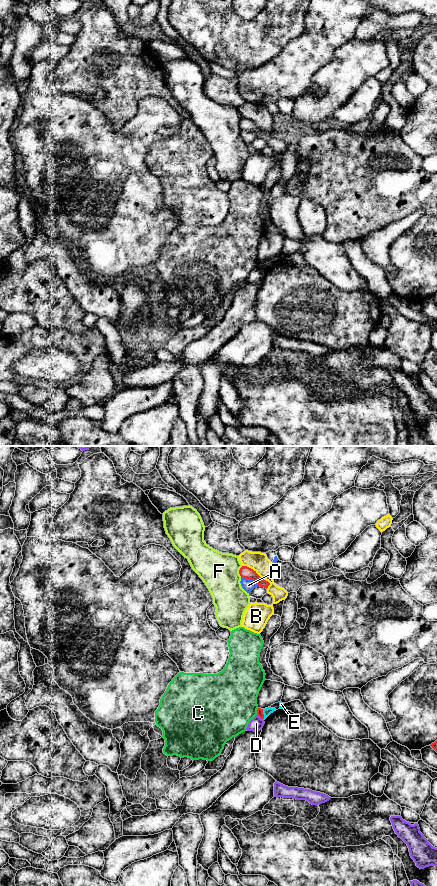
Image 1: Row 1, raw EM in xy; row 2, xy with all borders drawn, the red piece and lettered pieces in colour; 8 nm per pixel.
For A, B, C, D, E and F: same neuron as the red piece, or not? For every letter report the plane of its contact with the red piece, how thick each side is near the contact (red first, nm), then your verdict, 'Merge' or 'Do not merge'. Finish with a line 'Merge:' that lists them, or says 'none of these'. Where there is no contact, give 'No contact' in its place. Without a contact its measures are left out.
A: Touches red in xy. Thickness 100 nm (red) against 100 nm. Do not merge
B: Touches red in xy. Thickness 100 nm (red) against 150 nm. Do not merge
C: Touches red in xy. Thickness 50 nm (red) against 460 nm. Do not merge
D: Touches red in xy. Thickness 50 nm (red) against 100 nm. Do not merge
E: Touches red in xy. Thickness 50 nm (red) against 60 nm. Do not merge
F: Touches red in xy. Thickness 100 nm (red) against 300 nm. Do not merge
Merge: none of these

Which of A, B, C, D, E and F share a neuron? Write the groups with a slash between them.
A / B / C / D / E / F

